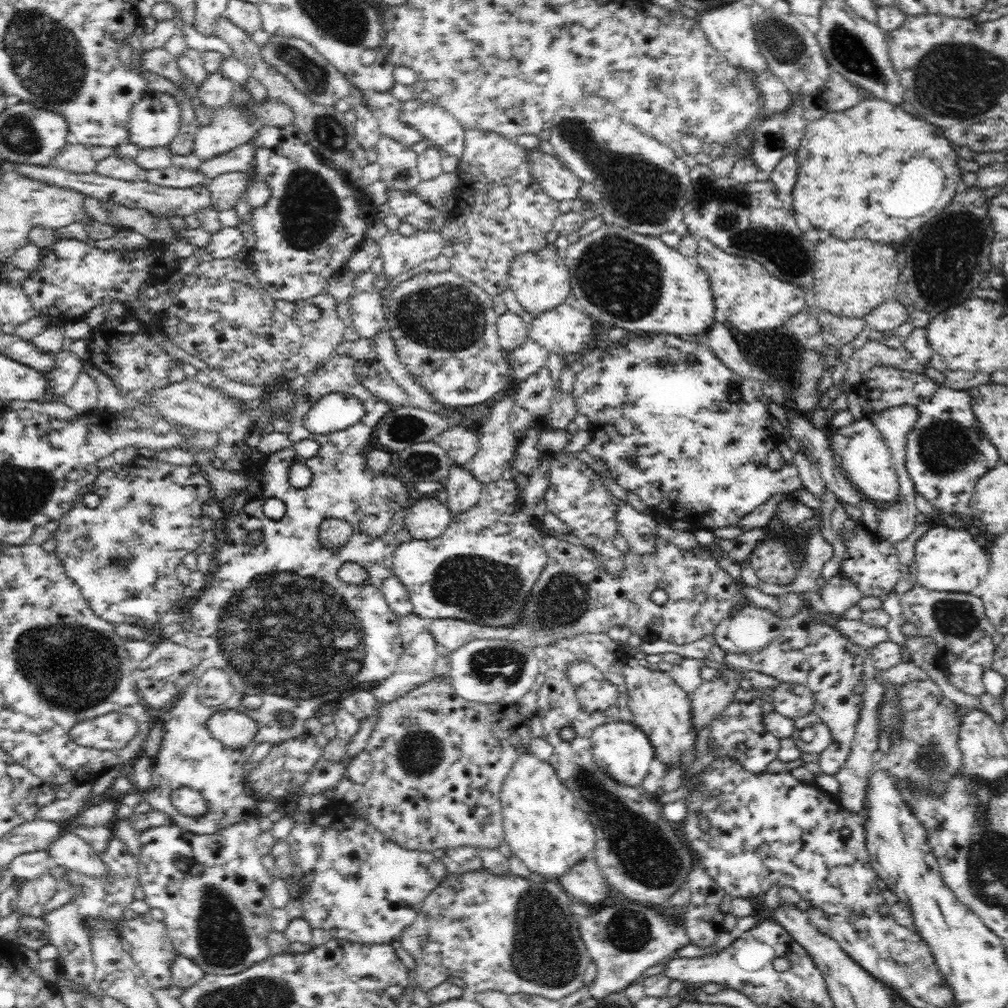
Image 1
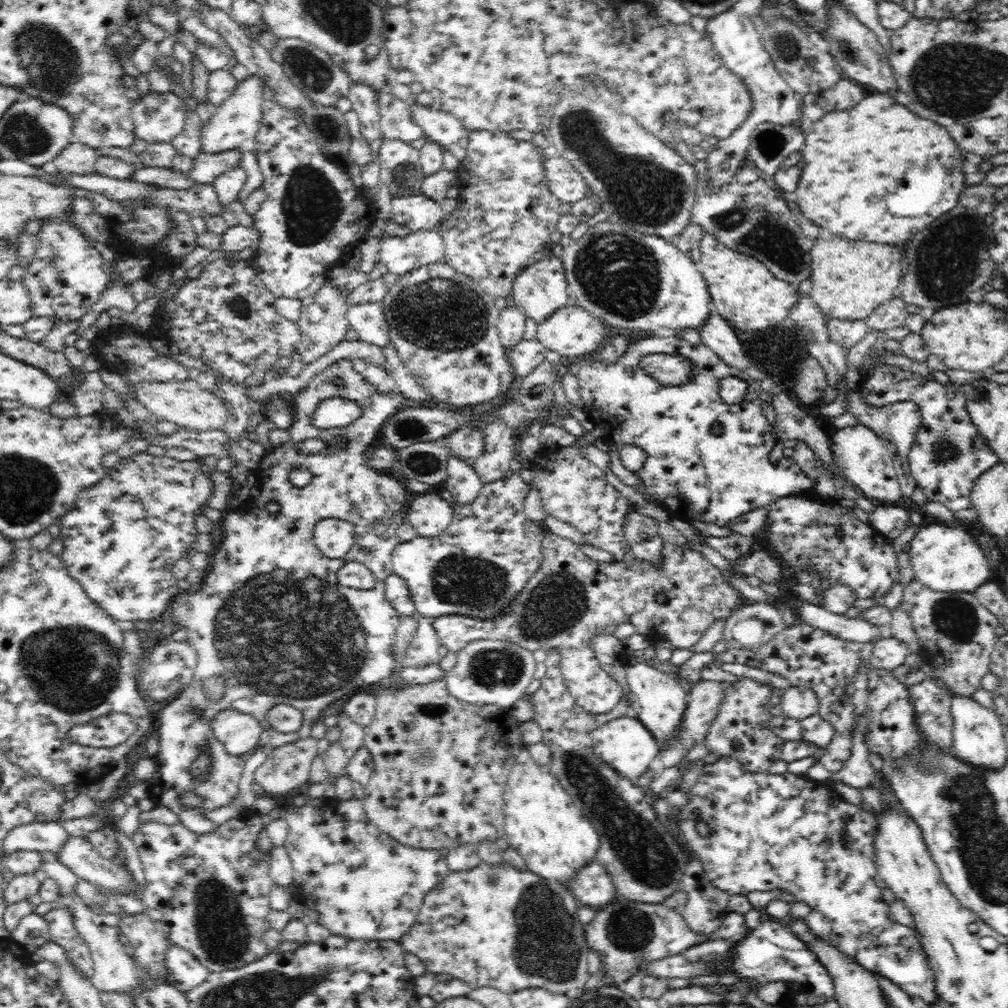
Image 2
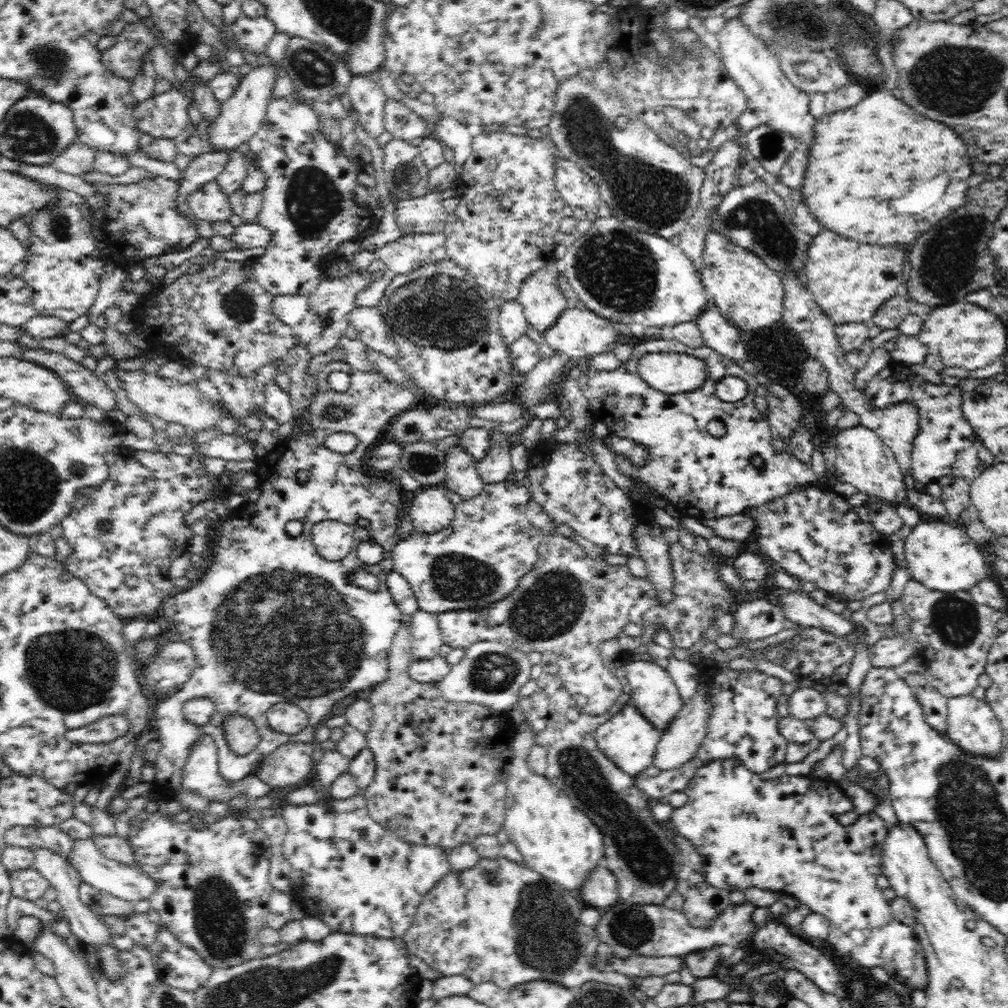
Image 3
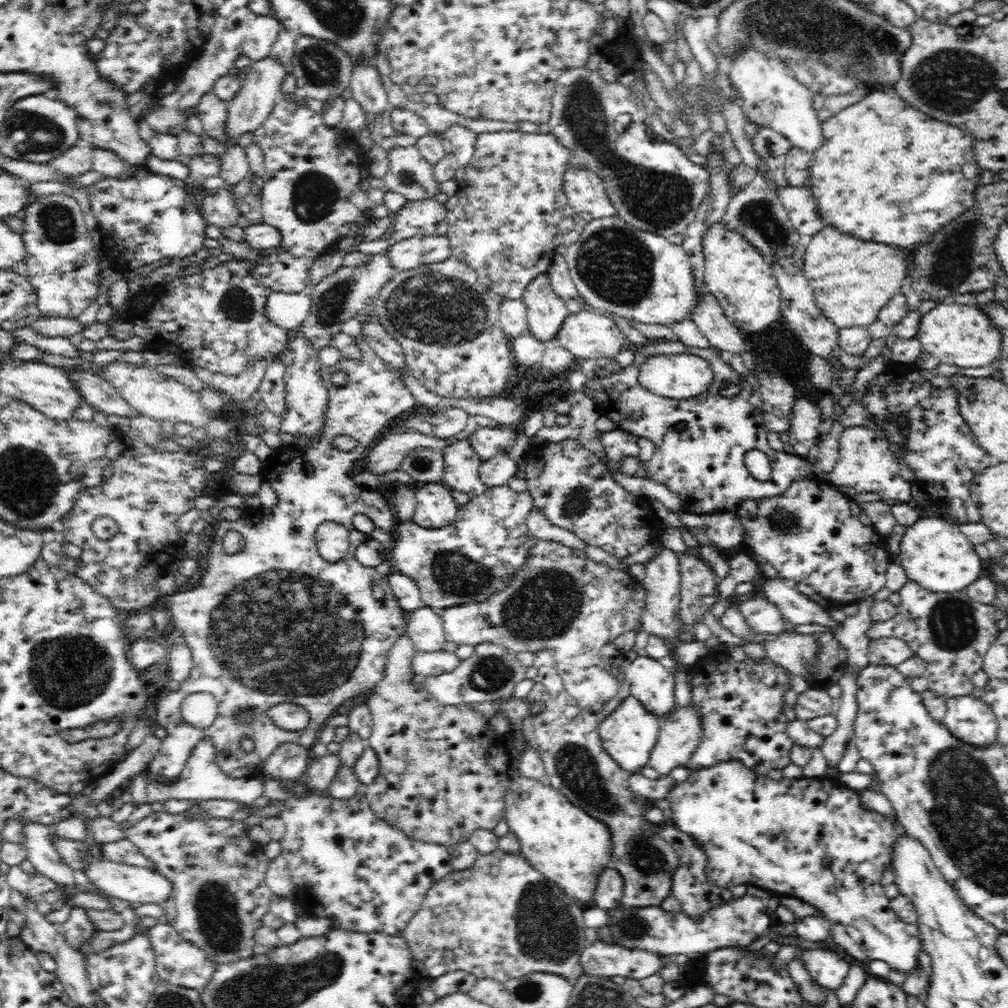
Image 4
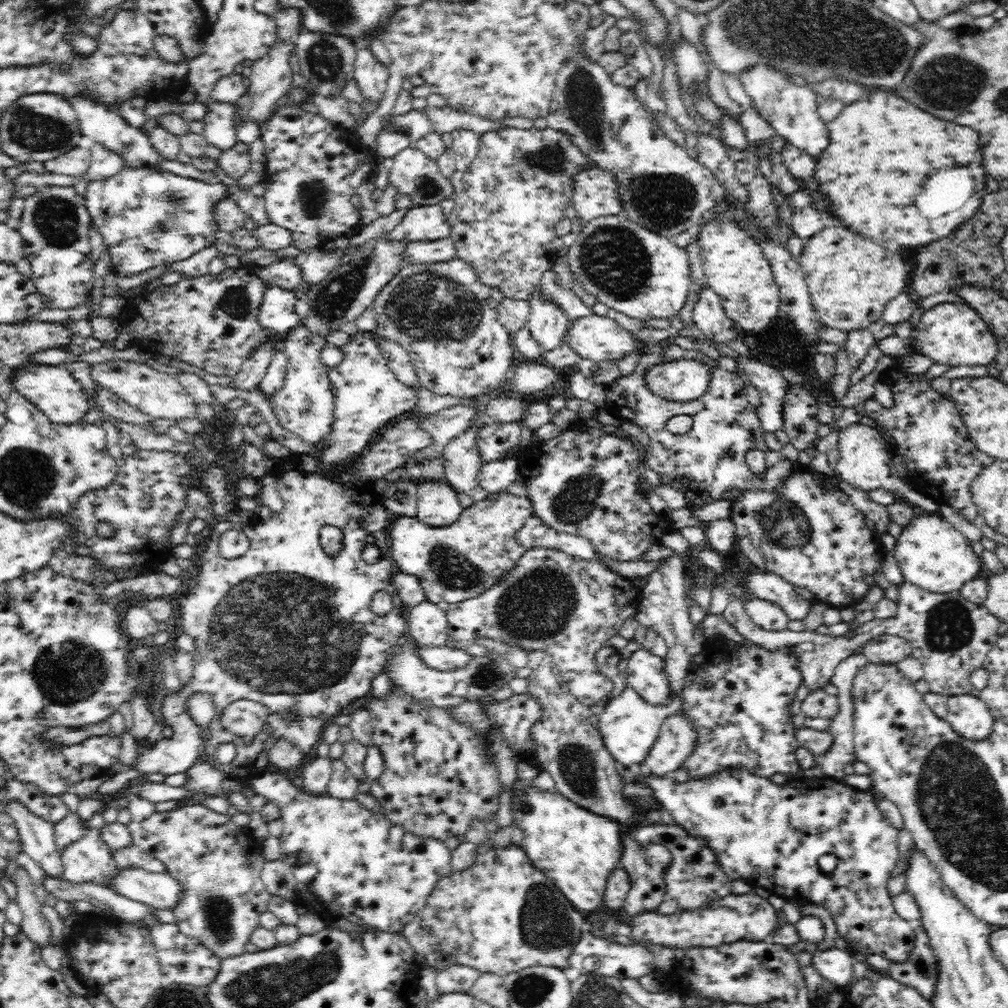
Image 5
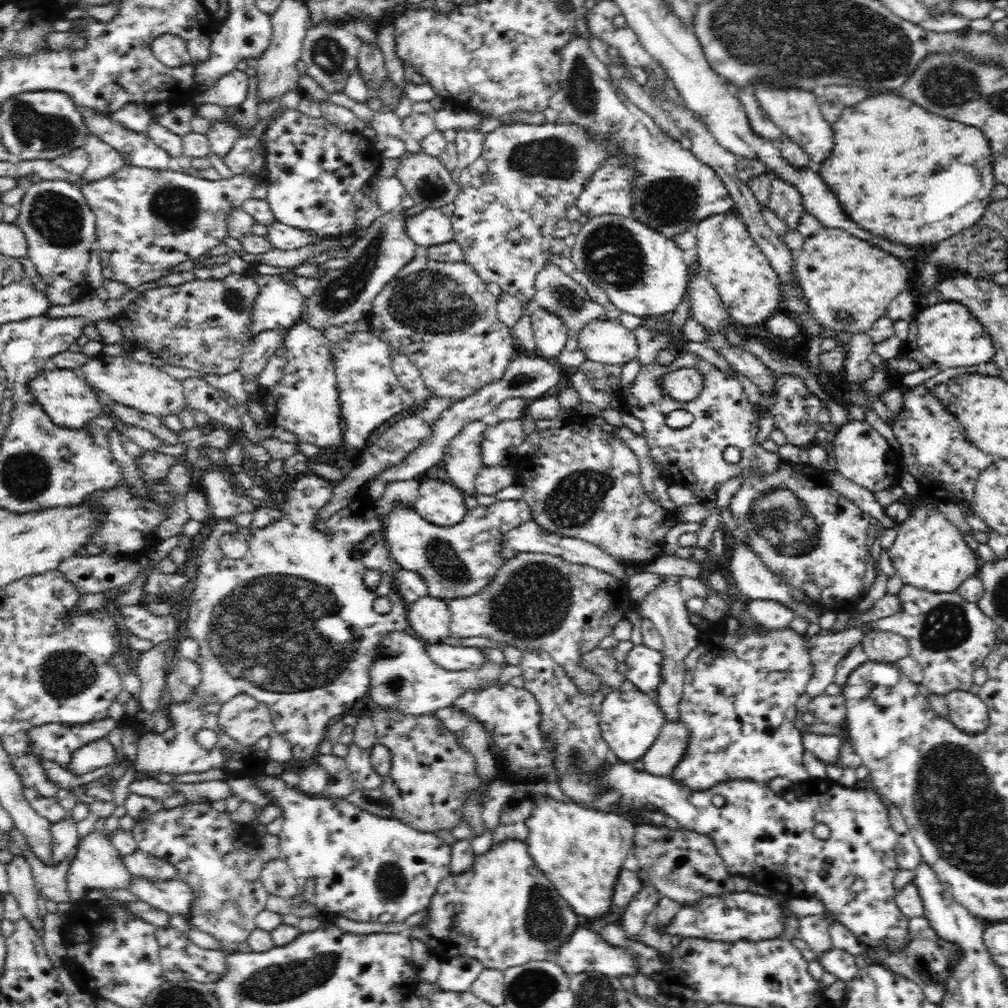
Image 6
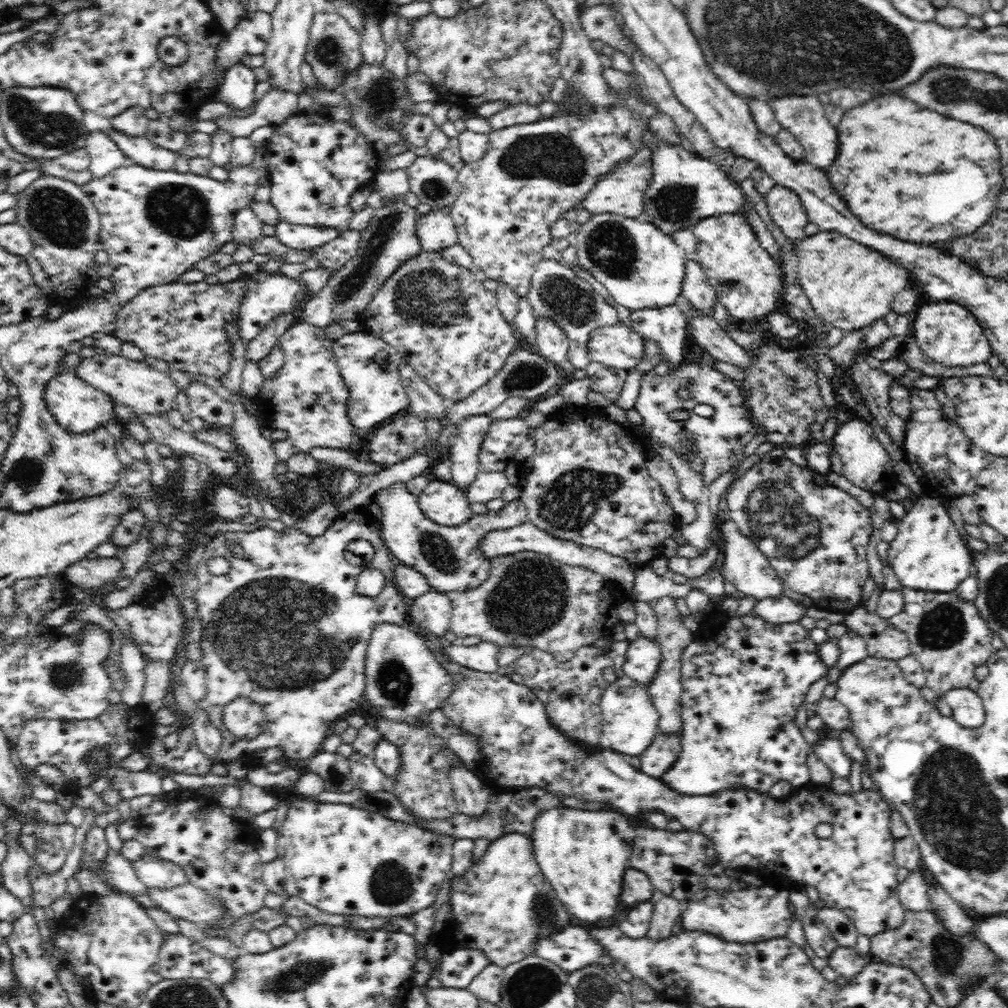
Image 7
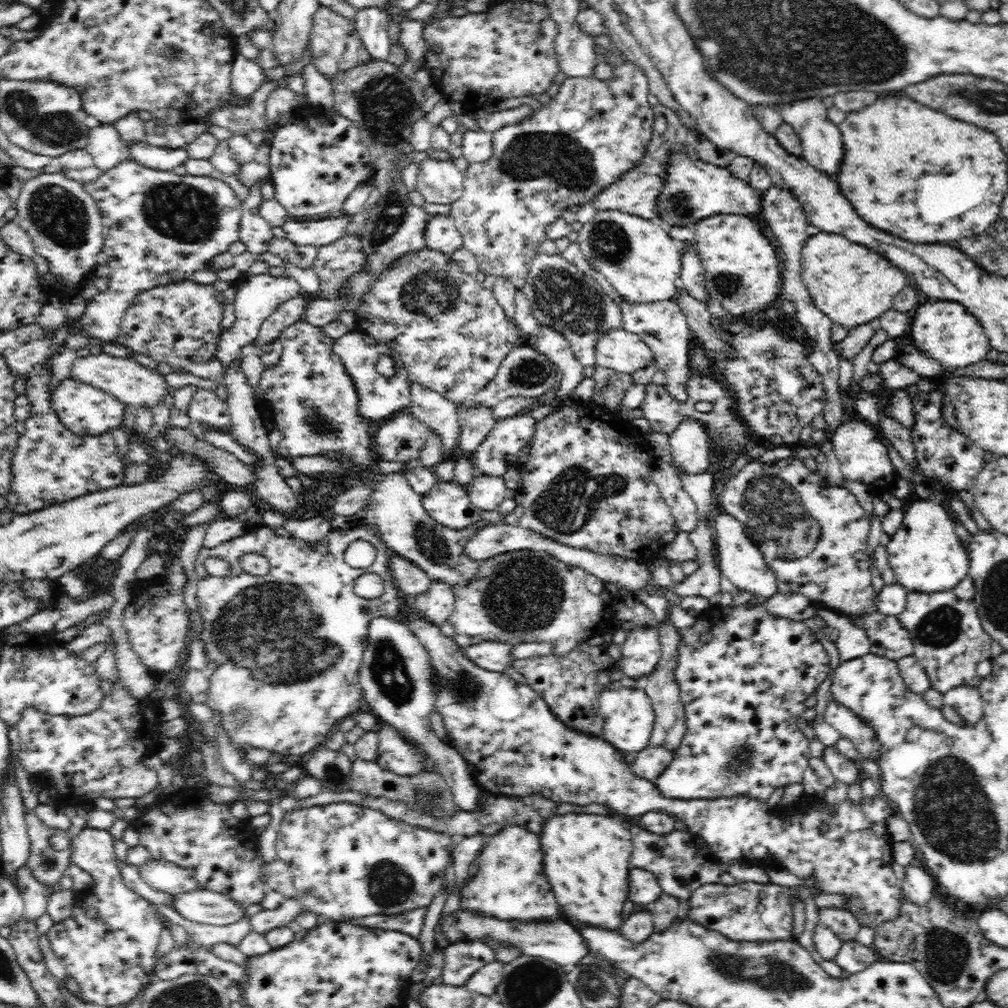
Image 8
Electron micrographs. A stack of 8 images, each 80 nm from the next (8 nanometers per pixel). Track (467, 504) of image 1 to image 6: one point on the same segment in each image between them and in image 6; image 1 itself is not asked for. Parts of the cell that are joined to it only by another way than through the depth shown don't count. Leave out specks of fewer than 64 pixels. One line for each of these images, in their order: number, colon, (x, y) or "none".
2: (463, 483)
3: (462, 477)
4: (462, 465)
5: (462, 461)
6: (462, 460)

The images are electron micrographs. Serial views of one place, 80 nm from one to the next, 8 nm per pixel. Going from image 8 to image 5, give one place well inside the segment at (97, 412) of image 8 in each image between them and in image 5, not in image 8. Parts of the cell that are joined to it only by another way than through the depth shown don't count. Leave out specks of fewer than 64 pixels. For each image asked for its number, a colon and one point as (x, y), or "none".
5: (51, 388)
6: (67, 398)
7: (77, 406)

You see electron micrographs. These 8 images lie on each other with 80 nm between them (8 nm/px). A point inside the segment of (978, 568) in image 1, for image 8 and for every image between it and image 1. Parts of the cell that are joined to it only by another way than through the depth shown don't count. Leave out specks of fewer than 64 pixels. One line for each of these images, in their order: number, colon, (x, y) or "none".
2: (945, 558)
3: (939, 554)
4: (934, 552)
5: (931, 553)
6: (929, 553)
7: (928, 553)
8: (926, 555)

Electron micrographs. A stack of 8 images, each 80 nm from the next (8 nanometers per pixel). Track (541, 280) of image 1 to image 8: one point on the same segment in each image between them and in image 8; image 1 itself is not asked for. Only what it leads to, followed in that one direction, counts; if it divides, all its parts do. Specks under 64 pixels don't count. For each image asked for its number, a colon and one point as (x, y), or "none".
2: (539, 289)
3: (542, 300)
4: (546, 311)
5: (548, 323)
6: (550, 334)
7: (551, 342)
8: (549, 342)

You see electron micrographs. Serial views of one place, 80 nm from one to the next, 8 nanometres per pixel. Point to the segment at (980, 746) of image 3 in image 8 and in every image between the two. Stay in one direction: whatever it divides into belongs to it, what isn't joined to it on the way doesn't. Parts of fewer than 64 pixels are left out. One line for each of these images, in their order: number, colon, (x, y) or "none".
4: (970, 720)
5: (968, 716)
6: (968, 713)
7: (968, 712)
8: (966, 700)

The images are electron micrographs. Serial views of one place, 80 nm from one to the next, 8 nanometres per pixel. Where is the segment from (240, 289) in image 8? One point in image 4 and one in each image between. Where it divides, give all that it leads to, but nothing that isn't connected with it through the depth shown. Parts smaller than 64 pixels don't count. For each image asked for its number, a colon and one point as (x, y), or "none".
4: (288, 311)
5: (281, 311)
6: (279, 305)
7: (269, 297)

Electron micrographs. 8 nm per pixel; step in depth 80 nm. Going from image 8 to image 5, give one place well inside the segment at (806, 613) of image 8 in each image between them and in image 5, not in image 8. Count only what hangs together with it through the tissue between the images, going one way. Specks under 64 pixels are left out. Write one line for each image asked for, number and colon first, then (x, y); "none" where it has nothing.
5: (766, 615)
6: (769, 614)
7: (782, 610)

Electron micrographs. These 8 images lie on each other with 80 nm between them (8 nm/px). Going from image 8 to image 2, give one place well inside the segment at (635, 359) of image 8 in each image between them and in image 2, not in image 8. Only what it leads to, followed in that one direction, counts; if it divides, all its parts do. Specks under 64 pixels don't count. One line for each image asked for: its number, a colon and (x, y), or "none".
2: (571, 331)
3: (581, 334)
4: (585, 334)
5: (598, 338)
6: (605, 341)
7: (616, 346)

